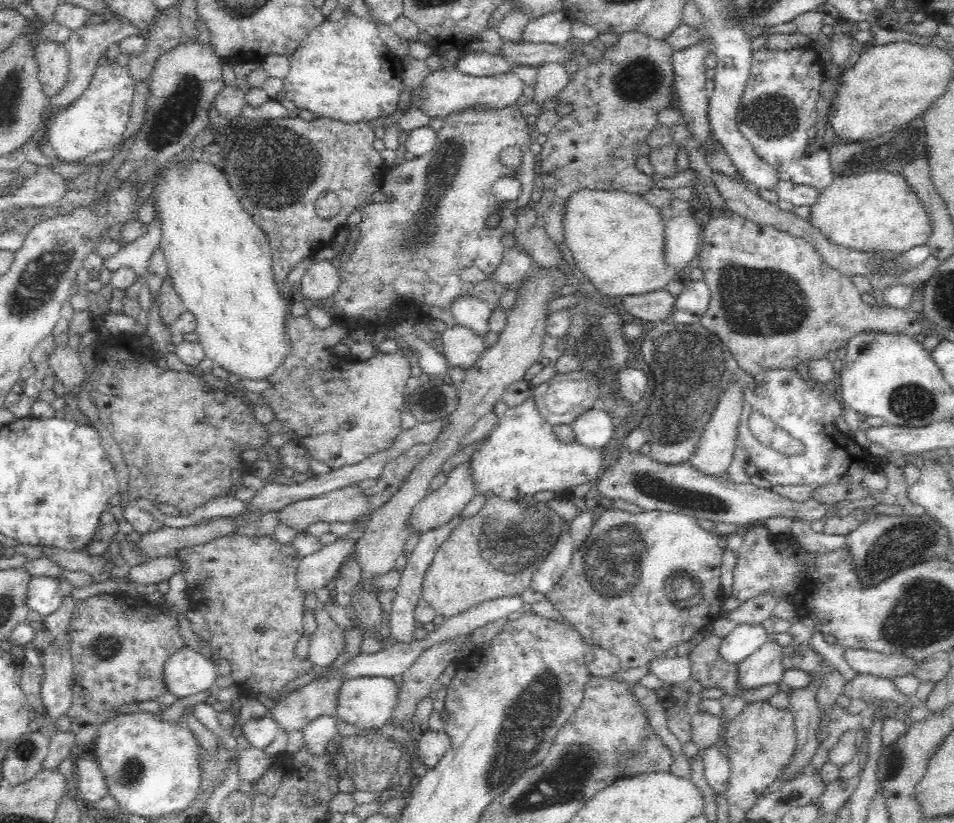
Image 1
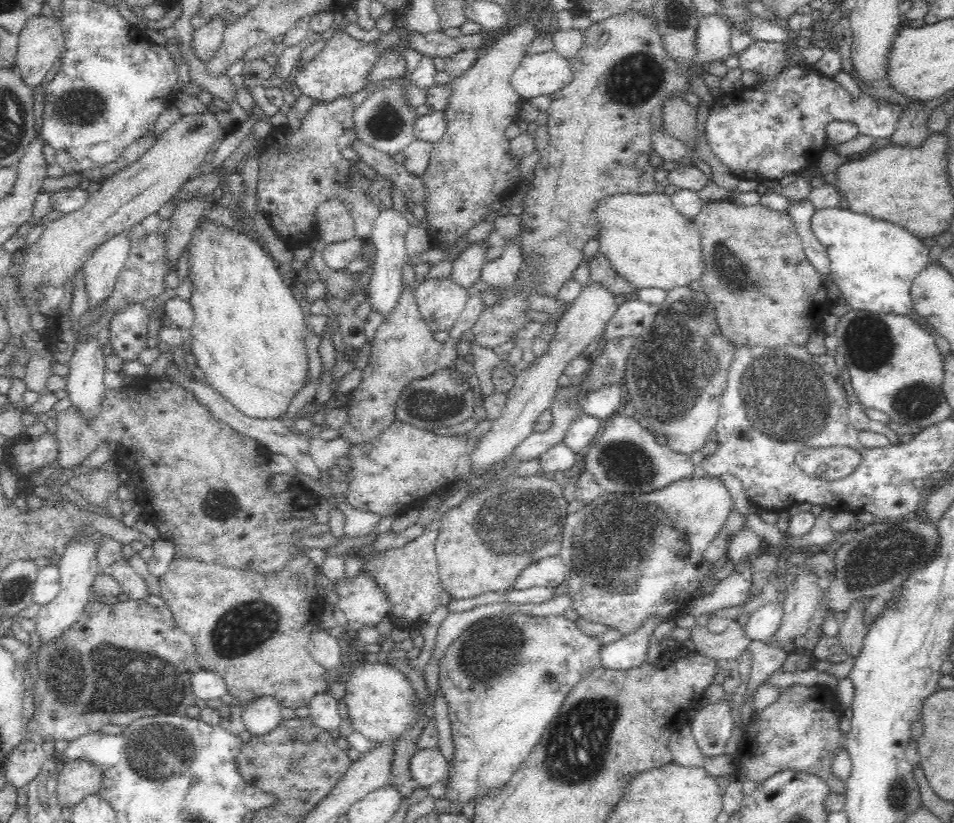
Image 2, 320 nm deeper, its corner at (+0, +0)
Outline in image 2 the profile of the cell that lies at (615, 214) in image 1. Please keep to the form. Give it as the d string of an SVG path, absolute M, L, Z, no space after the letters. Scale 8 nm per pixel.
M654 191L653 193L634 195L632 193L618 193L615 195L610 195L605 199L602 199L600 204L595 208L594 214L592 217L595 217L596 220L592 220L593 222L599 223L599 234L598 240L599 244L599 252L603 252L606 255L607 260L610 261L612 268L616 273L620 274L620 276L624 277L626 281L630 282L633 286L636 286L638 289L640 288L660 288L664 291L670 291L672 288L678 287L689 287L689 285L696 280L700 280L704 274L704 265L703 265L703 254L701 238L699 235L699 230L696 228L696 225L693 223L693 219L686 218L682 216L676 207L673 205L671 201L670 195L667 193L657 193Z

